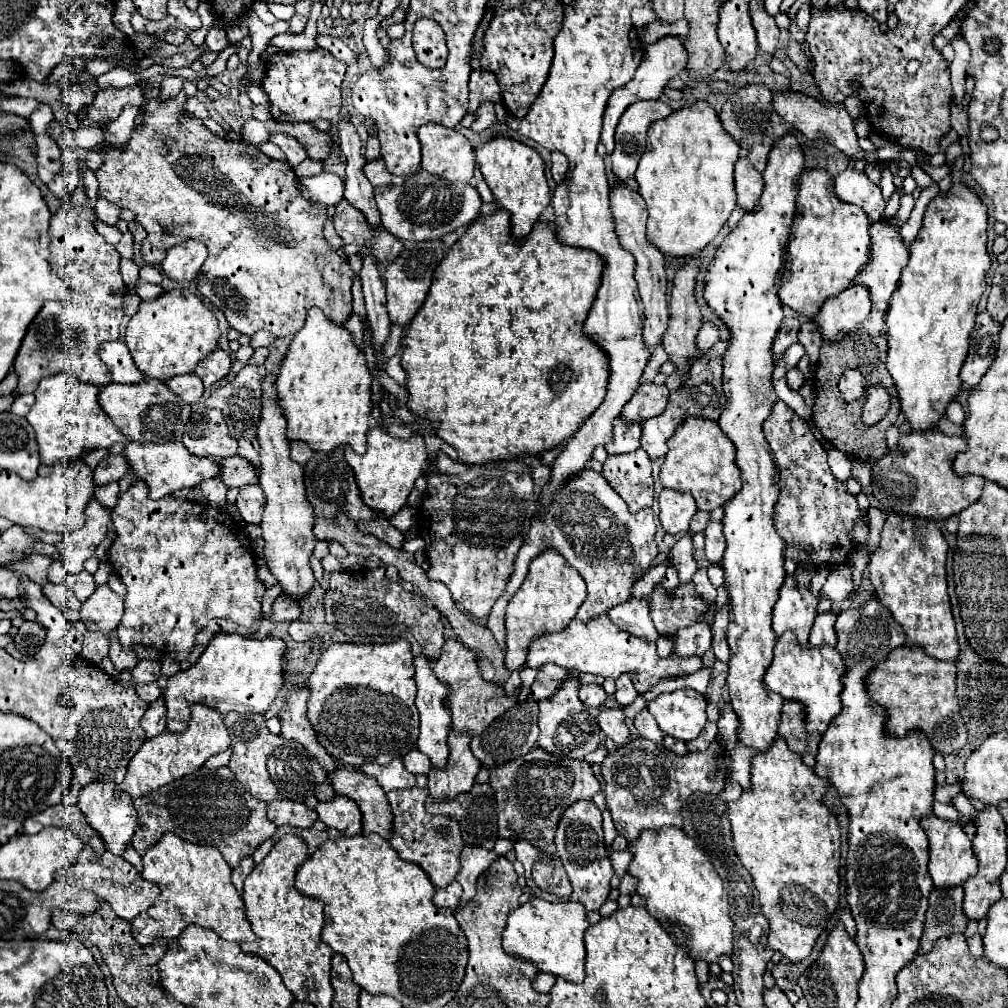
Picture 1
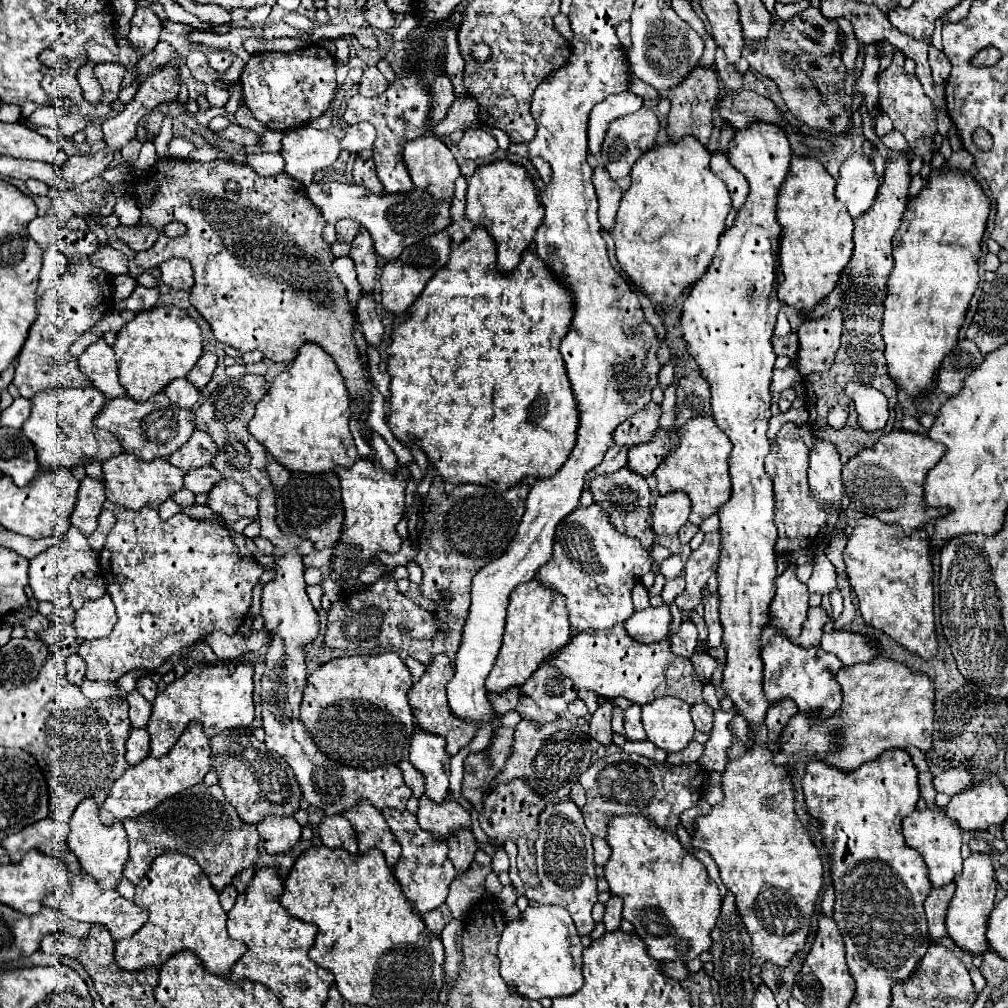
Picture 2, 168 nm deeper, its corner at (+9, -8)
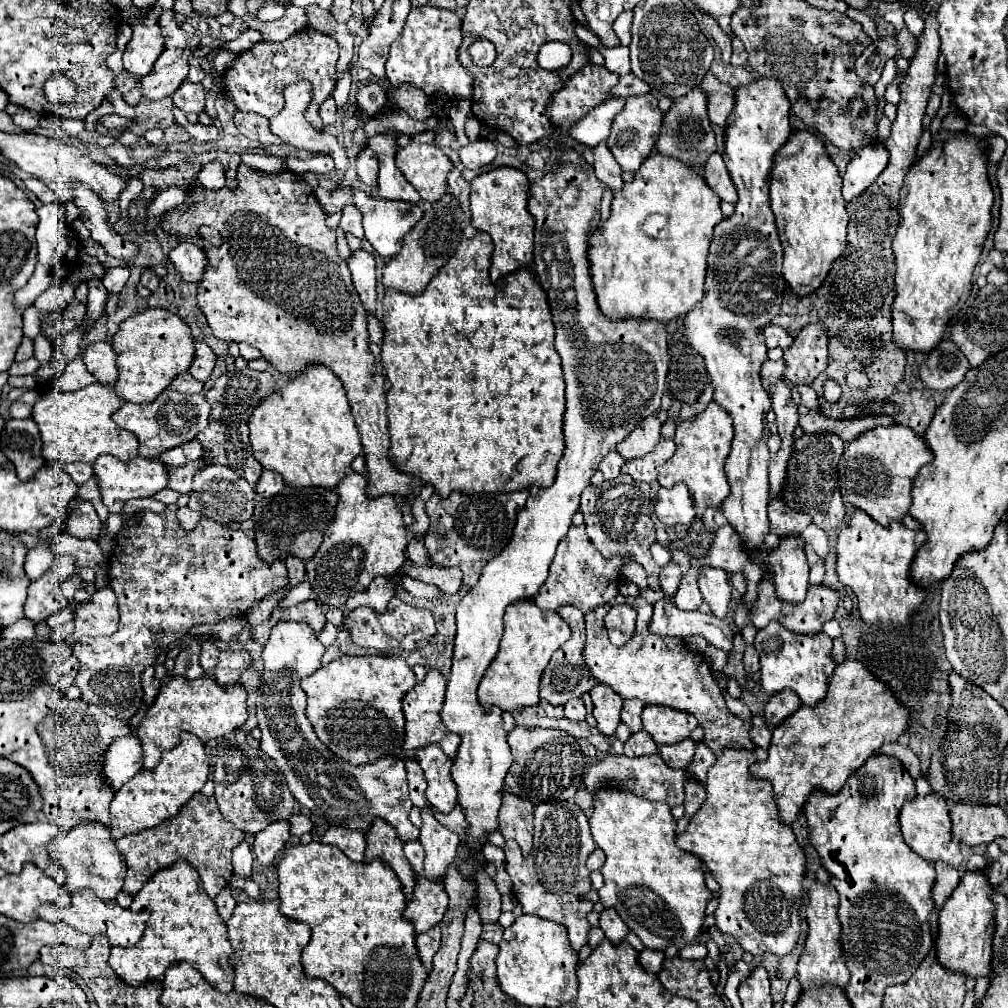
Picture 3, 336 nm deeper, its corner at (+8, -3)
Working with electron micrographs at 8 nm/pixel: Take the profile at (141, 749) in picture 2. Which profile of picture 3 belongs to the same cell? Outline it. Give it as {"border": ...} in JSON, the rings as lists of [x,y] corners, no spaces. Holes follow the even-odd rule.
{"border":[[[135,734],[117,738],[107,750],[103,776],[109,778],[111,788],[119,790],[127,780],[131,780],[139,768],[143,768],[143,750],[141,740]]]}

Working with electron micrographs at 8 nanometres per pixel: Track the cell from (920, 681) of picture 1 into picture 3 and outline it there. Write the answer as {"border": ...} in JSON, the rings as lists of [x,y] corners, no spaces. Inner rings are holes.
{"border":[[[845,660],[835,668],[829,678],[827,696],[815,708],[801,706],[775,728],[771,746],[767,748],[767,760],[755,762],[751,772],[771,780],[779,816],[787,824],[793,824],[797,810],[813,788],[837,792],[885,742],[897,742],[909,730],[909,720],[911,710],[895,698],[895,692],[885,682],[871,674],[863,662]]]}

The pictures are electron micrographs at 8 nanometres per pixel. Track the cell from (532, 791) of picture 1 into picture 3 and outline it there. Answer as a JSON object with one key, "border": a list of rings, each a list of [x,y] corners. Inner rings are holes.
{"border":[[[503,794],[499,808],[499,830],[505,838],[513,838],[521,850],[531,850],[533,838],[533,804],[517,794]]]}

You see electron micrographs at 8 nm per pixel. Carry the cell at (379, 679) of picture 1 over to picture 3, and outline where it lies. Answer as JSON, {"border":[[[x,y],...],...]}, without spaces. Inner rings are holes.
{"border":[[[341,656],[301,680],[307,694],[305,714],[317,738],[353,764],[371,764],[401,750],[405,742],[401,700],[415,684],[415,674],[401,656]]]}

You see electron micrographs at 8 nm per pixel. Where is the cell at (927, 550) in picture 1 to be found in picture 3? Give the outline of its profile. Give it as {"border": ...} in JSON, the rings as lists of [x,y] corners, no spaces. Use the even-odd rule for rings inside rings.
{"border":[[[855,510],[851,522],[841,530],[837,540],[837,576],[839,582],[849,586],[857,600],[859,600],[859,612],[863,622],[867,624],[895,624],[895,626],[911,626],[911,618],[917,612],[917,608],[925,600],[925,588],[917,586],[911,578],[911,564],[917,554],[917,550],[927,542],[927,534],[923,530],[909,530],[903,524],[895,526],[881,526],[871,516],[867,516],[863,510]]]}

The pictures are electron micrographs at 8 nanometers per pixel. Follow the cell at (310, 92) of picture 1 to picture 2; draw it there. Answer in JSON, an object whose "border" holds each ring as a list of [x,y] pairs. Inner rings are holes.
{"border":[[[316,43],[290,53],[254,53],[240,75],[244,105],[268,129],[288,131],[304,127],[310,119],[320,117],[336,91],[334,55]]]}

